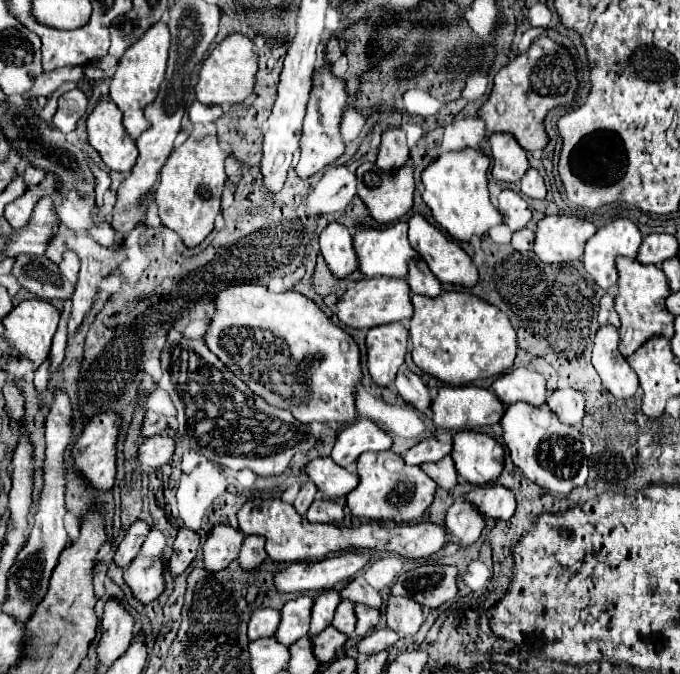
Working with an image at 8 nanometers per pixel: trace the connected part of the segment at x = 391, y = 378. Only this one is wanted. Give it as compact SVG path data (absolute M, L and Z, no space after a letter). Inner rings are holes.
M388 323L372 327L366 335L366 355L368 371L375 384L387 387L394 383L400 366L405 362L408 349L408 330L400 323Z

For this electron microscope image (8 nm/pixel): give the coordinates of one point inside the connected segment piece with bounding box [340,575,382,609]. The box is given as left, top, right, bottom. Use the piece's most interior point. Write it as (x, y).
(358, 591)

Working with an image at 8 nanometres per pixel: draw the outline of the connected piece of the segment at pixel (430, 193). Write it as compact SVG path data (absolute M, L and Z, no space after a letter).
M464 149L464 151L448 151L436 161L432 161L424 173L424 203L430 207L434 221L454 239L454 241L470 241L476 237L486 237L488 231L502 223L500 211L490 203L488 197L488 171L490 159L482 151Z

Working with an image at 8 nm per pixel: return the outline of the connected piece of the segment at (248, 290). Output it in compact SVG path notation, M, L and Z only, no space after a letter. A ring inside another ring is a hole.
M256 283L226 287L214 297L214 315L204 341L256 395L274 407L288 409L300 423L356 419L354 389L362 379L358 345L304 295L270 293Z

